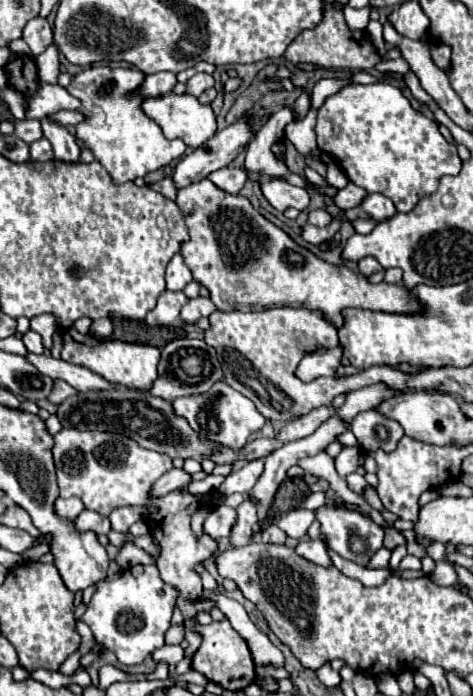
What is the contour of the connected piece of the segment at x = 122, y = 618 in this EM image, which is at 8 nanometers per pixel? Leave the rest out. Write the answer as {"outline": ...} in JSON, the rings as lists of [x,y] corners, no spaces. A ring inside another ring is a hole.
{"outline":[[[132,566],[114,580],[102,580],[86,608],[82,620],[90,626],[94,638],[112,650],[122,664],[140,664],[156,648],[164,646],[164,634],[170,628],[176,588],[162,582],[156,566]]]}

